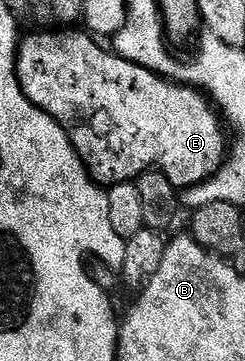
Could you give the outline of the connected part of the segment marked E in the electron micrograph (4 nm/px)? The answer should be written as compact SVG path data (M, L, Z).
M34 30L29 33L31 36L23 35L18 46L16 67L22 93L37 108L47 112L68 133L76 154L81 158L85 168L89 170L91 178L103 186L111 186L113 184L137 181L138 177L143 176L145 172L157 170L164 173L173 182L175 188L185 190L197 184L203 184L209 176L216 175L228 155L228 136L224 131L223 121L220 119L213 103L199 89L172 80L166 80L164 77L156 75L152 70L144 70L144 66L136 66L132 62L120 58L118 53L109 47L106 47L107 49L101 48L98 45L101 43L93 35L87 34L82 30L79 30L79 32L74 31L78 30Z

